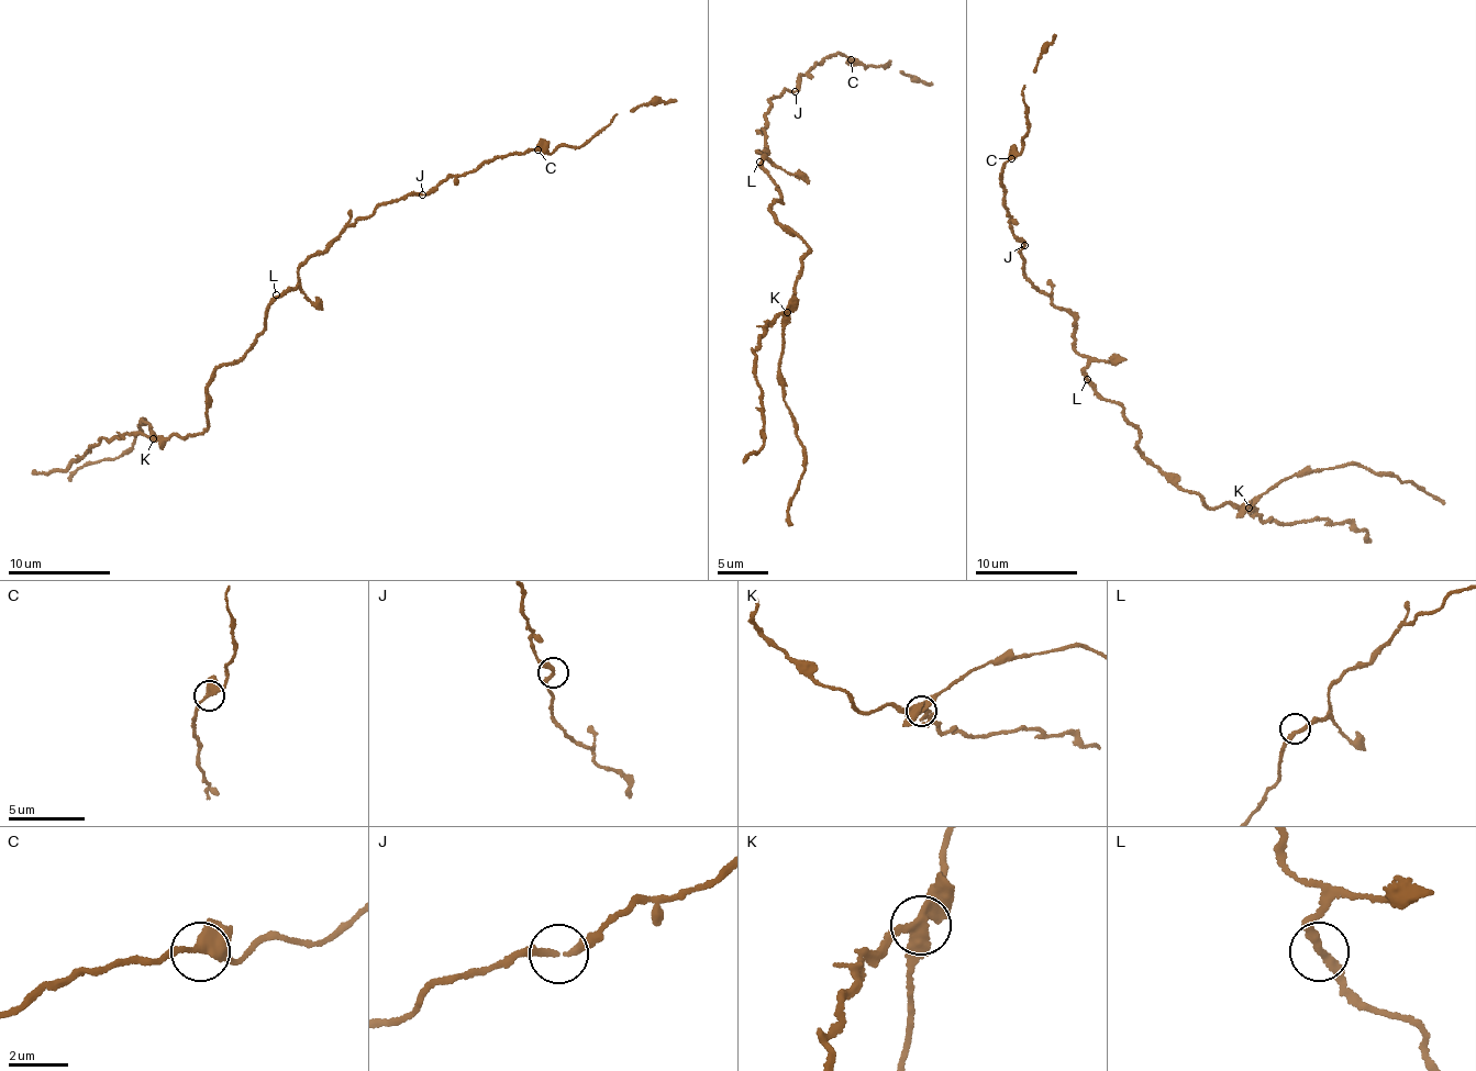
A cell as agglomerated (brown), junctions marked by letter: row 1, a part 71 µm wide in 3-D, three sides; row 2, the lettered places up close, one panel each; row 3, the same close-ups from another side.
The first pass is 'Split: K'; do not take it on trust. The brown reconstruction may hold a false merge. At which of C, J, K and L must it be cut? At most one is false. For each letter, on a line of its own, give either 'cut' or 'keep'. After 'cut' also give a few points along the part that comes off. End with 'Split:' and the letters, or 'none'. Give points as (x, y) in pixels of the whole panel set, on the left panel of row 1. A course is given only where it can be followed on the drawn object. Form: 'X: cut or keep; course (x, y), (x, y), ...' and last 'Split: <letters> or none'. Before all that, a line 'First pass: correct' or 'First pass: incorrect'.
First pass: correct
C: keep
J: keep
K: cut; course (153, 437), (145, 422), (136, 426), (139, 432), (133, 448), (120, 457), (84, 465), (71, 473), (71, 480)
L: keep
Split: K

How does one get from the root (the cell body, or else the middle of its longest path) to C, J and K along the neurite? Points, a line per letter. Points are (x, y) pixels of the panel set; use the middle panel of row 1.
C: (763, 160), (769, 159), (757, 154), (766, 149), (770, 100), (792, 92), (827, 57), (839, 54), (851, 59)
J: (763, 160), (769, 159), (757, 154), (766, 149), (764, 130), (770, 100), (786, 90), (795, 90)
K: (763, 160), (783, 199), (772, 207), (773, 215), (810, 246), (792, 304), (786, 312)

